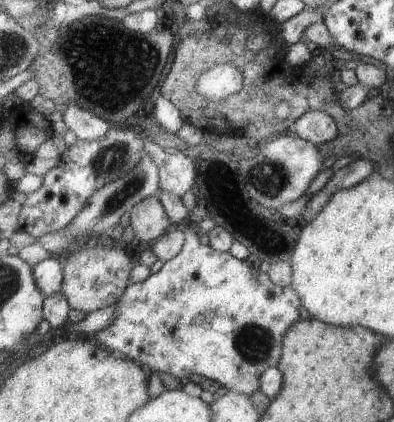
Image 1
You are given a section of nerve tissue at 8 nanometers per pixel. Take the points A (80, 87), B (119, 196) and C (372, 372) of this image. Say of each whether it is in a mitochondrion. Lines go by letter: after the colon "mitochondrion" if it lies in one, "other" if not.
A: mitochondrion
B: mitochondrion
C: other

